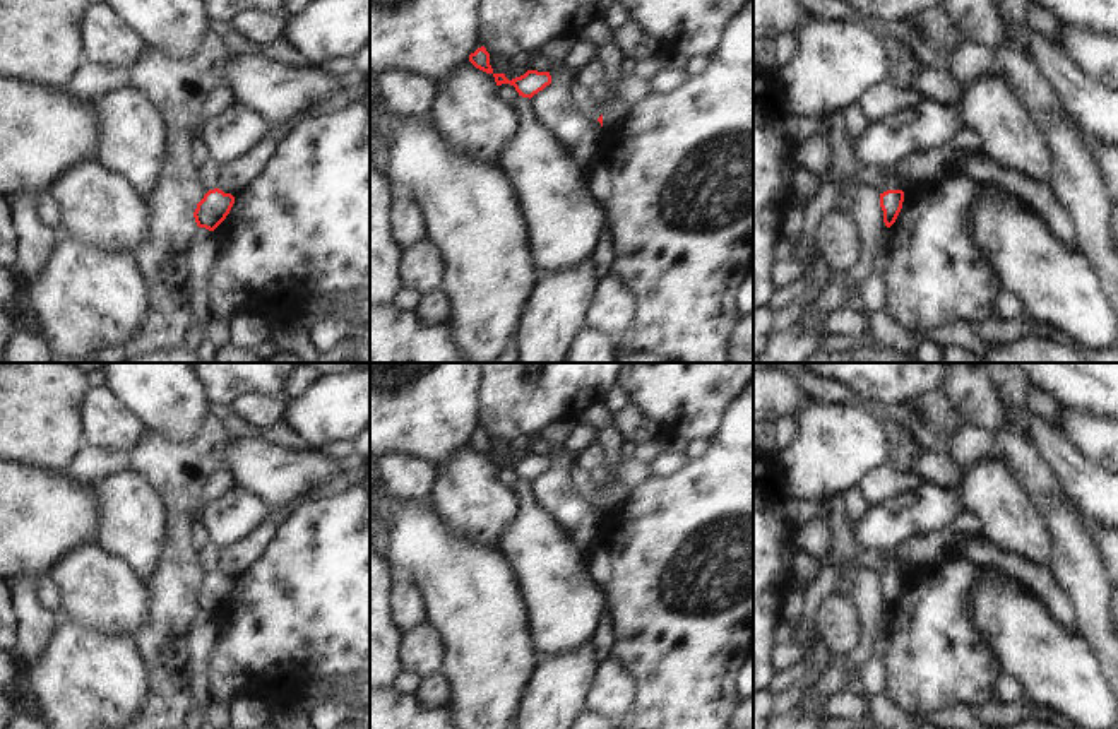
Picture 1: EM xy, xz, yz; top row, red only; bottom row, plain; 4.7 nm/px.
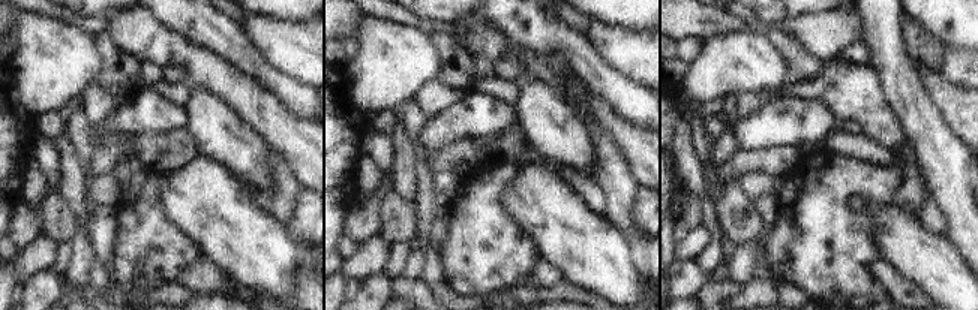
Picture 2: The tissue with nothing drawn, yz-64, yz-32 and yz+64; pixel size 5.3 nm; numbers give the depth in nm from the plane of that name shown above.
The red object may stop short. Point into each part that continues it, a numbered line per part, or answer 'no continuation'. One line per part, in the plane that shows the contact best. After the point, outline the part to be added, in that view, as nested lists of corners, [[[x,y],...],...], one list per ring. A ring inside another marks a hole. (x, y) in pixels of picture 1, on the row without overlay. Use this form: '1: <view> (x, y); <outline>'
no continuation

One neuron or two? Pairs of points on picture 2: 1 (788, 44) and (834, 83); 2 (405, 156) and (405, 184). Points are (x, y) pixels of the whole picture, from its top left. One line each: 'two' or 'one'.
1: two
2: one

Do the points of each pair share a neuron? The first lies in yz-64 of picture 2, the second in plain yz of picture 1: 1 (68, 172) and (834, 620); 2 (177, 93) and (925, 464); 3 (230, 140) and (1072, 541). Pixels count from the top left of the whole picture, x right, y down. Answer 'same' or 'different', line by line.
1: different
2: same
3: different

